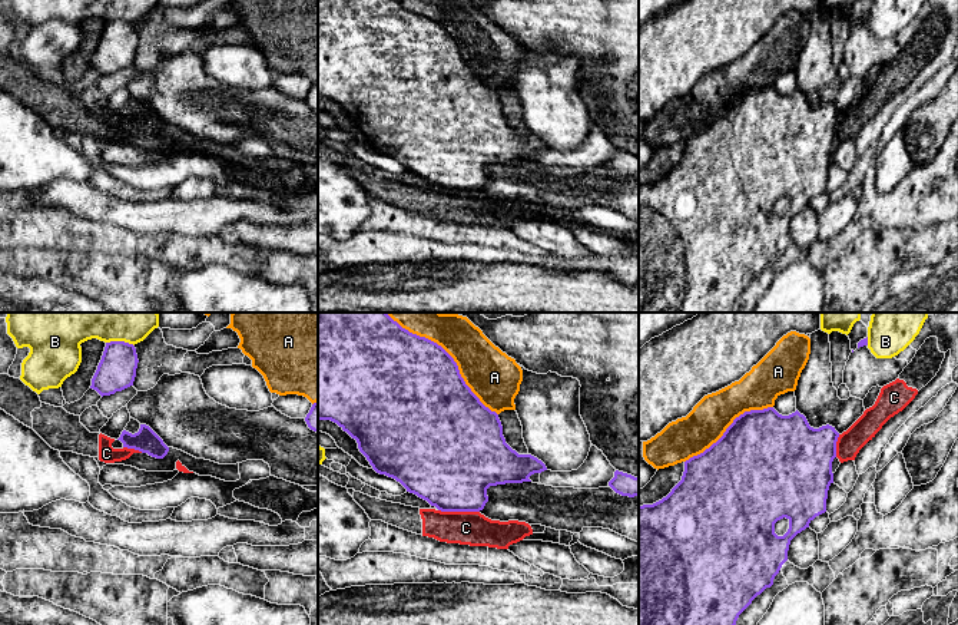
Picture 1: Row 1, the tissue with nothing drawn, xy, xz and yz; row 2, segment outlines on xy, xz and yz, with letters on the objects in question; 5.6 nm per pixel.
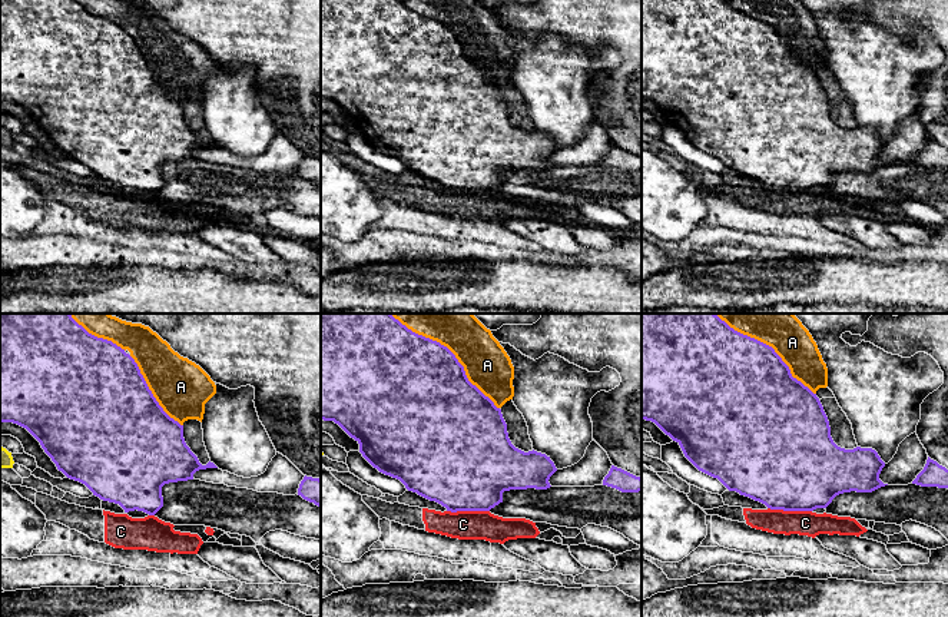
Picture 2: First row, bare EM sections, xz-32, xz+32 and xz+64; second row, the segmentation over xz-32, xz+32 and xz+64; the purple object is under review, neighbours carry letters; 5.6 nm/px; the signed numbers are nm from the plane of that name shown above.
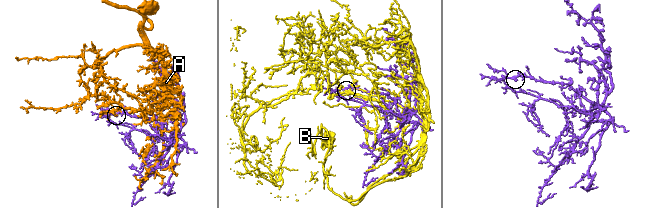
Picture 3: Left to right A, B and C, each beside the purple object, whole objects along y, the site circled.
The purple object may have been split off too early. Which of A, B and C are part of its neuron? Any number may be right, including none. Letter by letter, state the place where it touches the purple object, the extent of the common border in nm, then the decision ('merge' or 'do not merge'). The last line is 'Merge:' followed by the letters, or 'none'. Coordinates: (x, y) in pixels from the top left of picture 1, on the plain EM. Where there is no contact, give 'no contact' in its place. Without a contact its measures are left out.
A: contact xz (453, 39); length 800 nm; do not merge
B: contact xy (121, 20); length 160 nm; do not merge
C: contact xz (458, 189); length 240 nm; do not merge
Merge: none

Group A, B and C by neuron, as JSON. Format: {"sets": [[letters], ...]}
{"sets": [["A"], ["B"], ["C"]]}

